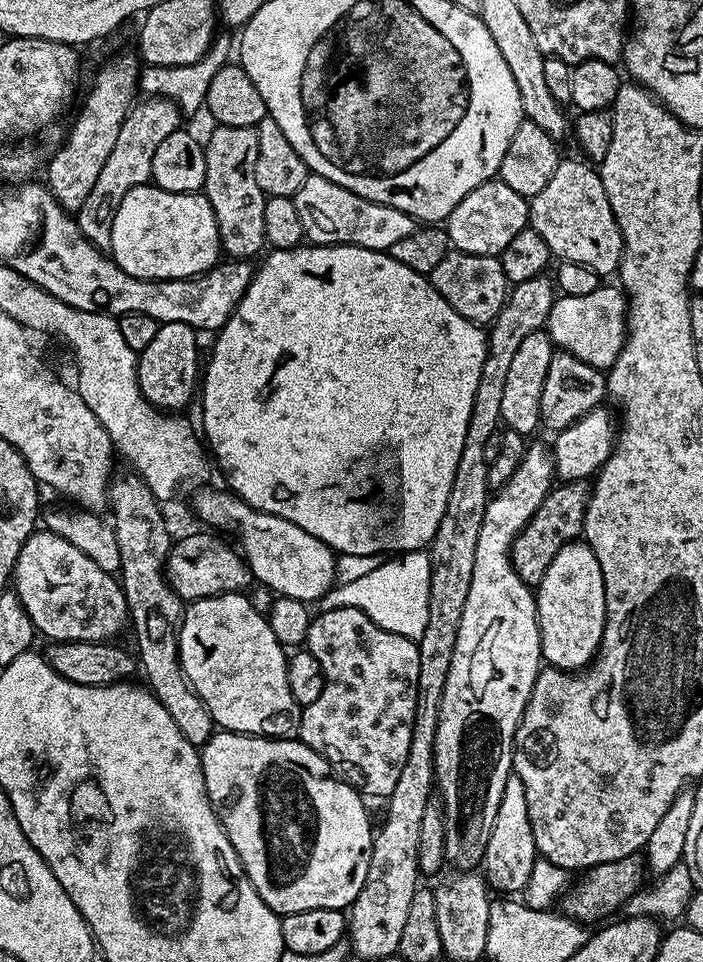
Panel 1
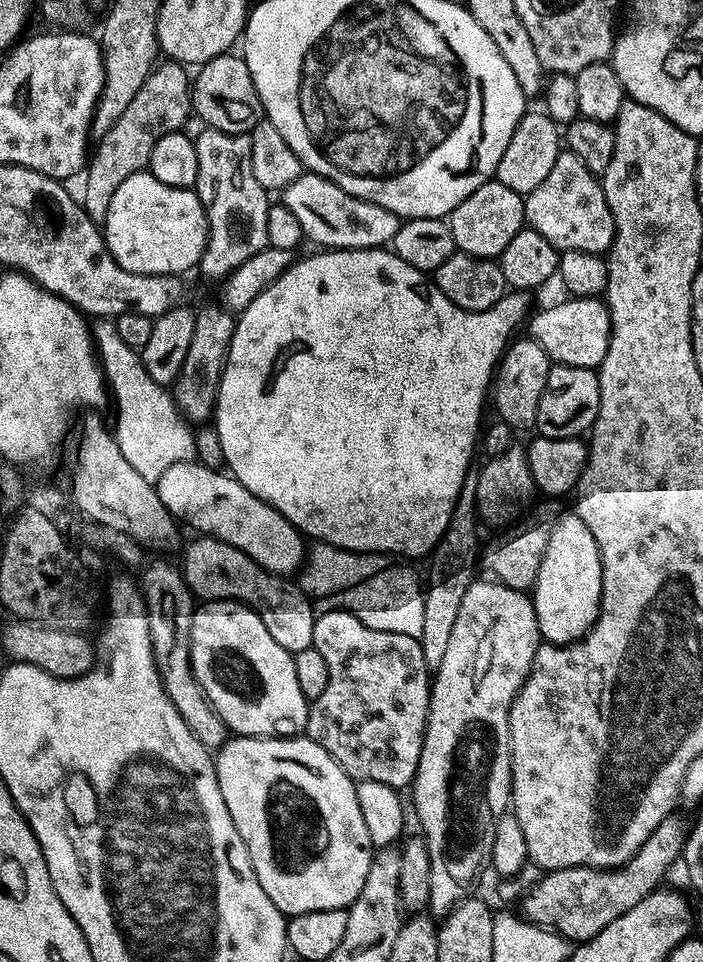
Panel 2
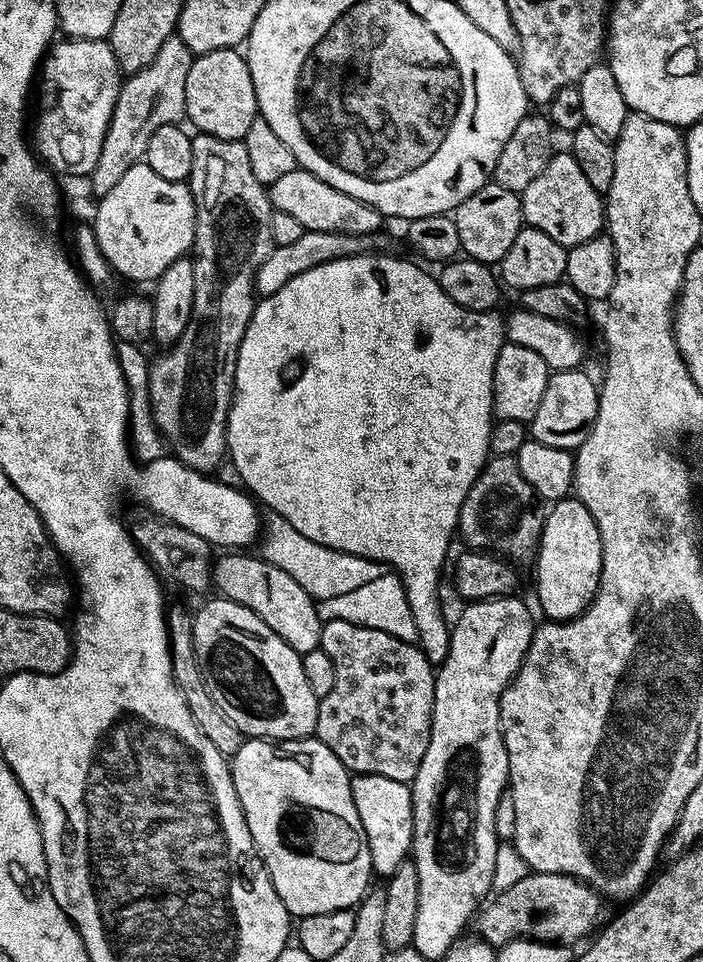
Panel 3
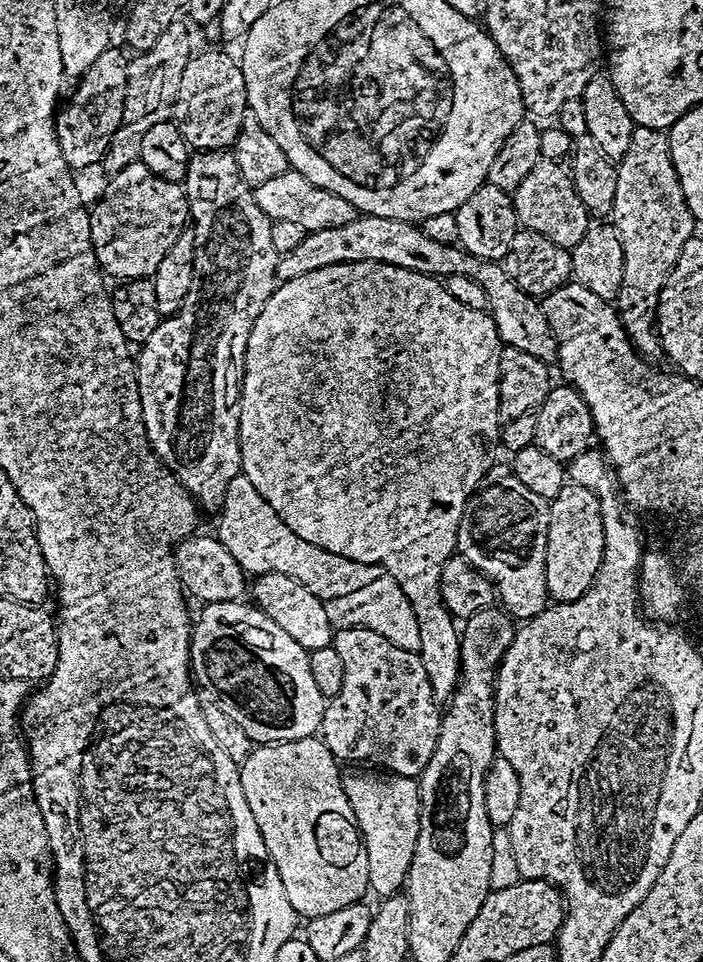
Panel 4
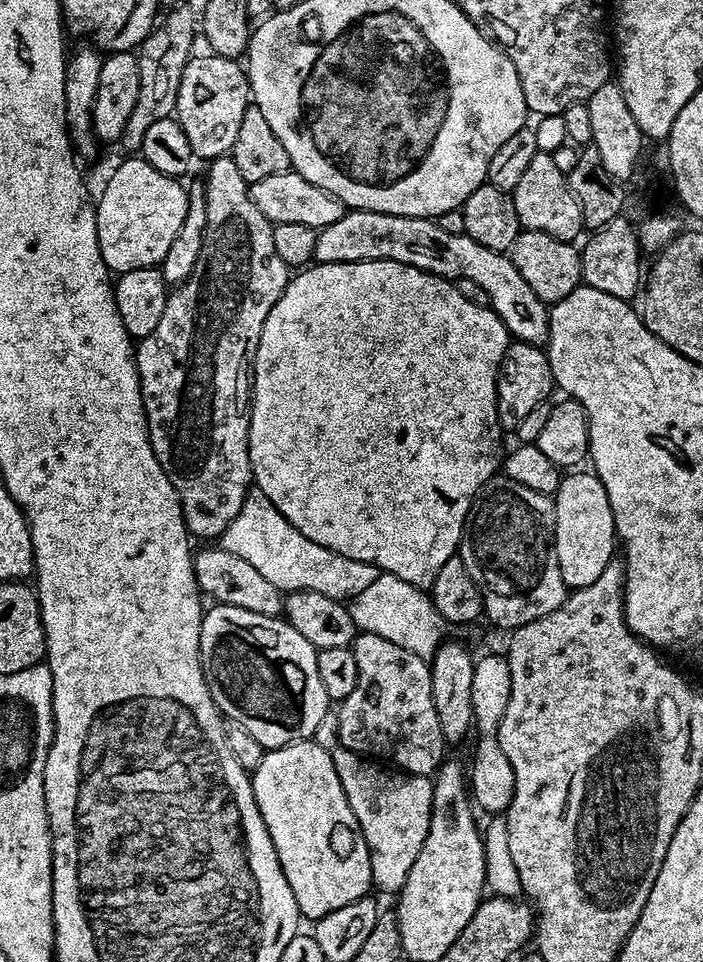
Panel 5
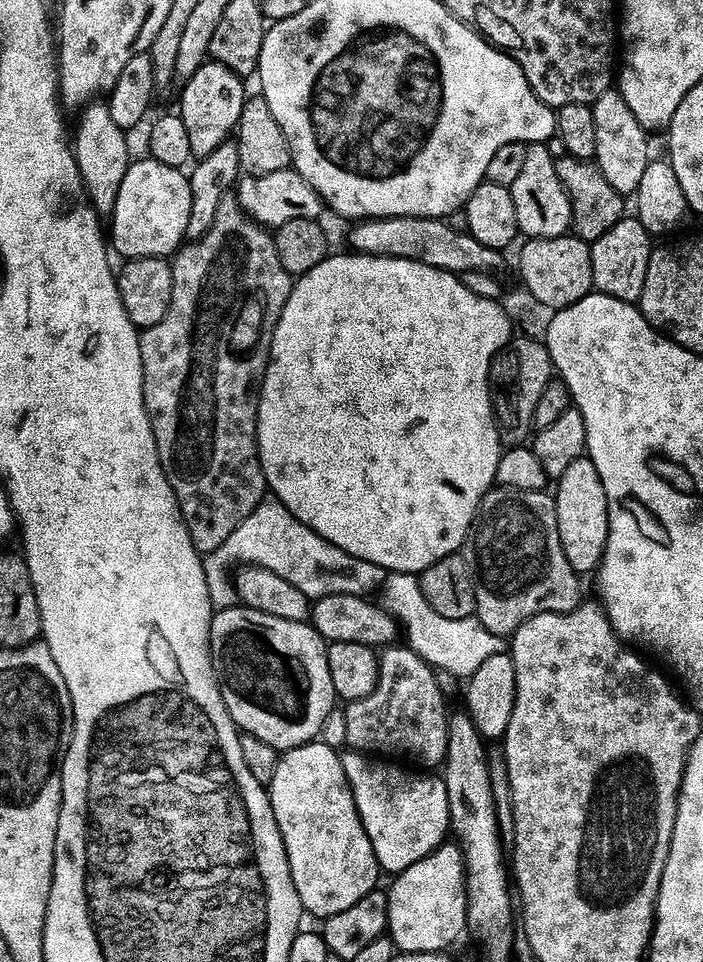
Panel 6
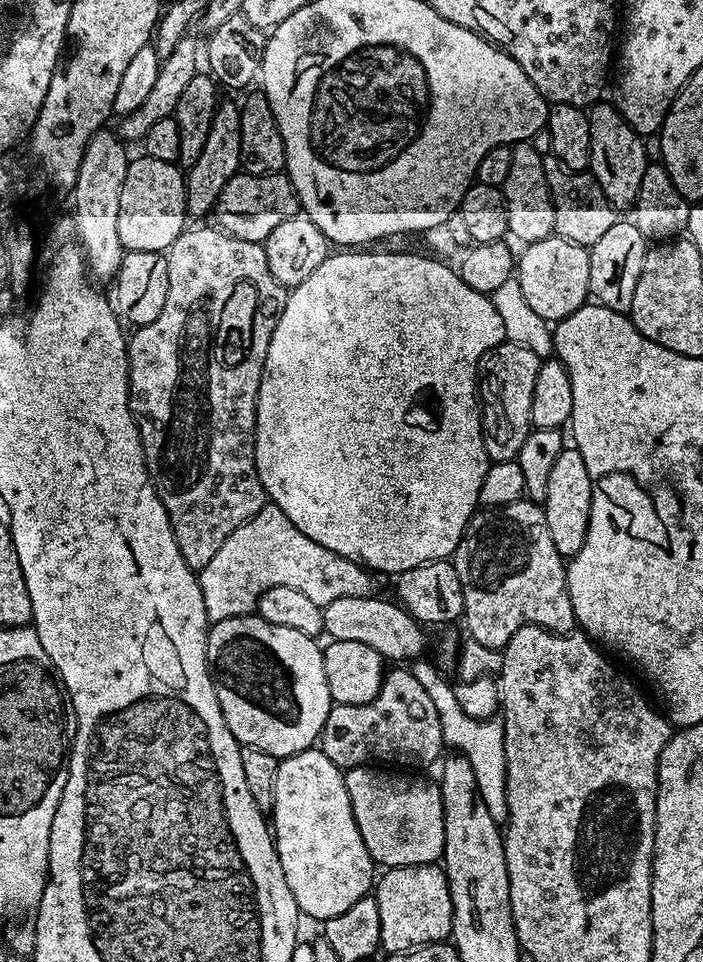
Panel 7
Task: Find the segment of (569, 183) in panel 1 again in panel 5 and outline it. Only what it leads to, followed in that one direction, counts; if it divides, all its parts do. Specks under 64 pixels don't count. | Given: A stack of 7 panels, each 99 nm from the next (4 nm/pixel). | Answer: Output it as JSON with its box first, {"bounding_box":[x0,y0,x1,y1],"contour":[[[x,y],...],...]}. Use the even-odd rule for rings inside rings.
{"bounding_box":[511,150,585,241],"contour":[[[544,150],[537,151],[534,158],[530,158],[530,166],[526,166],[526,174],[522,174],[522,182],[518,182],[516,191],[511,193],[512,201],[516,207],[516,213],[520,219],[521,225],[525,229],[534,232],[545,232],[559,240],[575,241],[576,235],[579,234],[580,228],[585,227],[584,216],[580,212],[578,202],[574,194],[568,189],[565,169],[556,165],[556,160],[552,156],[547,156]]]}

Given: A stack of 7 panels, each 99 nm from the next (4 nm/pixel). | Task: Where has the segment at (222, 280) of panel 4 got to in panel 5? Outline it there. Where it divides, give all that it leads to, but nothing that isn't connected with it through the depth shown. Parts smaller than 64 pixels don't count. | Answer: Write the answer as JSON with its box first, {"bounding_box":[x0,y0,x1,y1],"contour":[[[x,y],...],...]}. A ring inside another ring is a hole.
{"bounding_box":[134,155,290,542],"contour":[[[231,155],[218,156],[207,165],[208,177],[202,180],[204,197],[206,198],[206,230],[202,250],[198,254],[198,262],[194,262],[194,270],[190,278],[185,280],[169,295],[166,310],[162,310],[162,319],[149,336],[143,337],[134,348],[134,370],[140,376],[140,398],[142,401],[142,416],[148,421],[148,442],[152,445],[156,462],[164,471],[164,476],[170,478],[172,490],[180,499],[182,522],[188,527],[193,537],[201,536],[204,542],[215,541],[234,522],[236,515],[242,510],[242,502],[248,497],[248,490],[253,483],[252,467],[250,466],[250,450],[248,449],[248,426],[250,423],[250,369],[256,358],[258,338],[262,334],[262,326],[274,306],[280,300],[284,288],[290,279],[288,265],[278,258],[274,250],[273,223],[268,219],[265,209],[252,201],[250,186],[238,174],[238,166],[234,166]]]}

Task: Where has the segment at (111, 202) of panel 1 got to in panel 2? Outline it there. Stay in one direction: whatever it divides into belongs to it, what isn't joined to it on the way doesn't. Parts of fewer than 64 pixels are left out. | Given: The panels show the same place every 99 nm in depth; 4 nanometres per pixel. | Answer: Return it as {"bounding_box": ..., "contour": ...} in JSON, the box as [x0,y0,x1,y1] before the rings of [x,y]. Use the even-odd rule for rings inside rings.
{"bounding_box":[82,62,193,222],"contour":[[[164,62],[153,68],[146,82],[142,82],[142,90],[134,94],[130,106],[126,106],[126,110],[119,115],[118,122],[114,122],[114,126],[110,126],[110,130],[99,137],[97,144],[100,145],[97,148],[95,145],[86,164],[86,175],[83,177],[85,180],[82,203],[86,214],[92,220],[103,222],[118,186],[122,186],[122,182],[126,182],[130,174],[147,169],[150,154],[154,146],[158,146],[158,138],[181,131],[188,115],[193,115],[190,76],[184,72],[187,72],[185,65],[175,62]]]}

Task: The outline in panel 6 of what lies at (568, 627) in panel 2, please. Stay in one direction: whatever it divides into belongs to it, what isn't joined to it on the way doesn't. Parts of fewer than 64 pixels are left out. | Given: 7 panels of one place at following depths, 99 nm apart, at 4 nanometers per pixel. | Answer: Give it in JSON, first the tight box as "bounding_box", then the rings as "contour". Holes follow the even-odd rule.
{"bounding_box":[556,458,608,573],"contour":[[[577,458],[562,470],[556,484],[556,536],[558,547],[573,573],[588,572],[597,567],[603,555],[604,539],[608,534],[604,512],[604,491],[590,461]]]}

